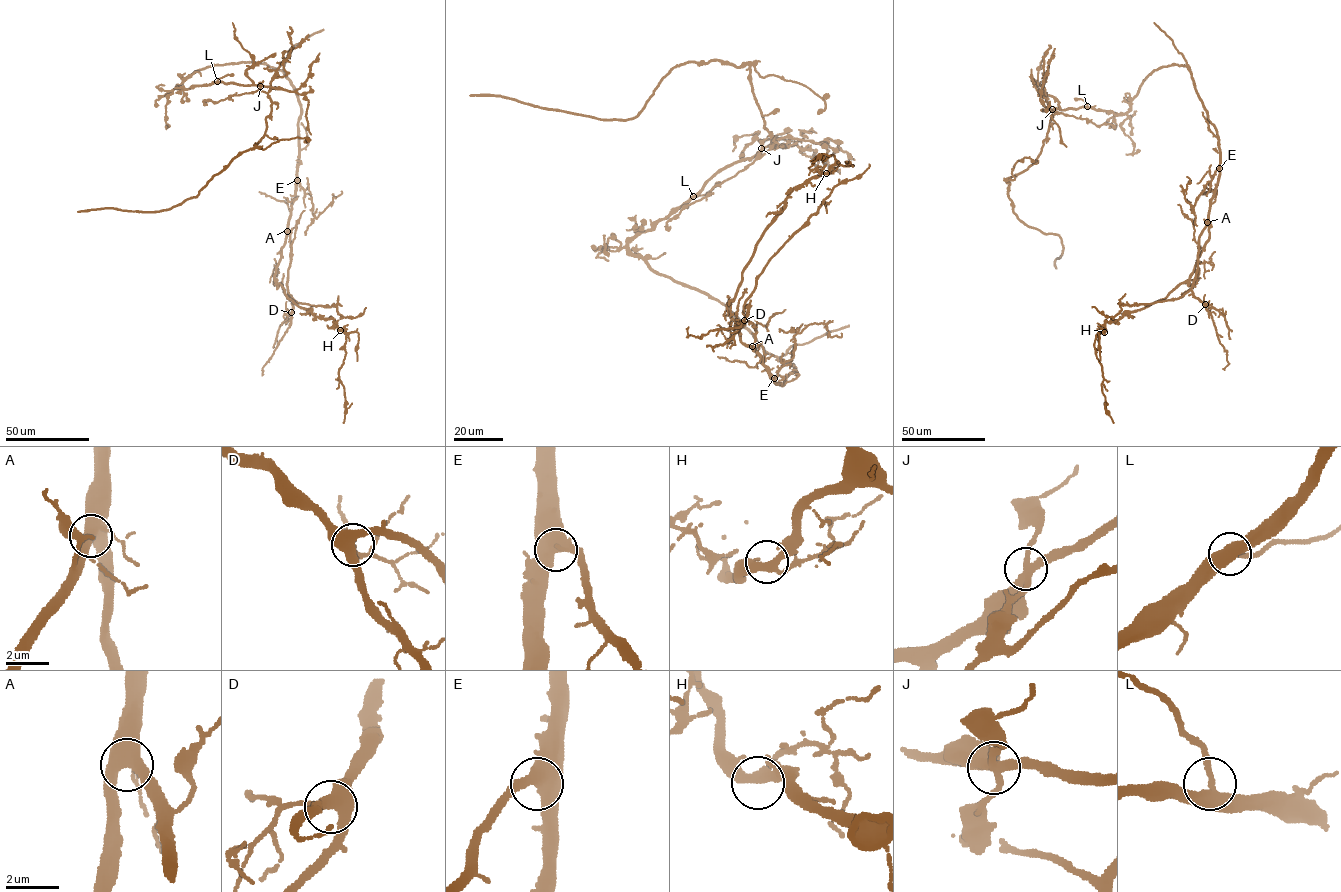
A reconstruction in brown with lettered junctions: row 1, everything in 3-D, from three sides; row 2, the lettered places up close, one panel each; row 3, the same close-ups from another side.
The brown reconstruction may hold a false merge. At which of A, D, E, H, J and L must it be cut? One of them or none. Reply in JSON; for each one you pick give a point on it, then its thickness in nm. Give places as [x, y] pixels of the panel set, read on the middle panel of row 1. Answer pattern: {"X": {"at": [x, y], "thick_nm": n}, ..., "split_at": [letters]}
{"J": {"at": [761, 148], "thick_nm": 340}, "split_at": ["J"]}

